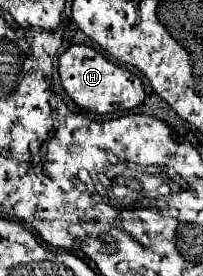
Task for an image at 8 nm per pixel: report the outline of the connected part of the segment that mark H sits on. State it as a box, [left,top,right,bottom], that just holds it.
[59,46,145,114]

